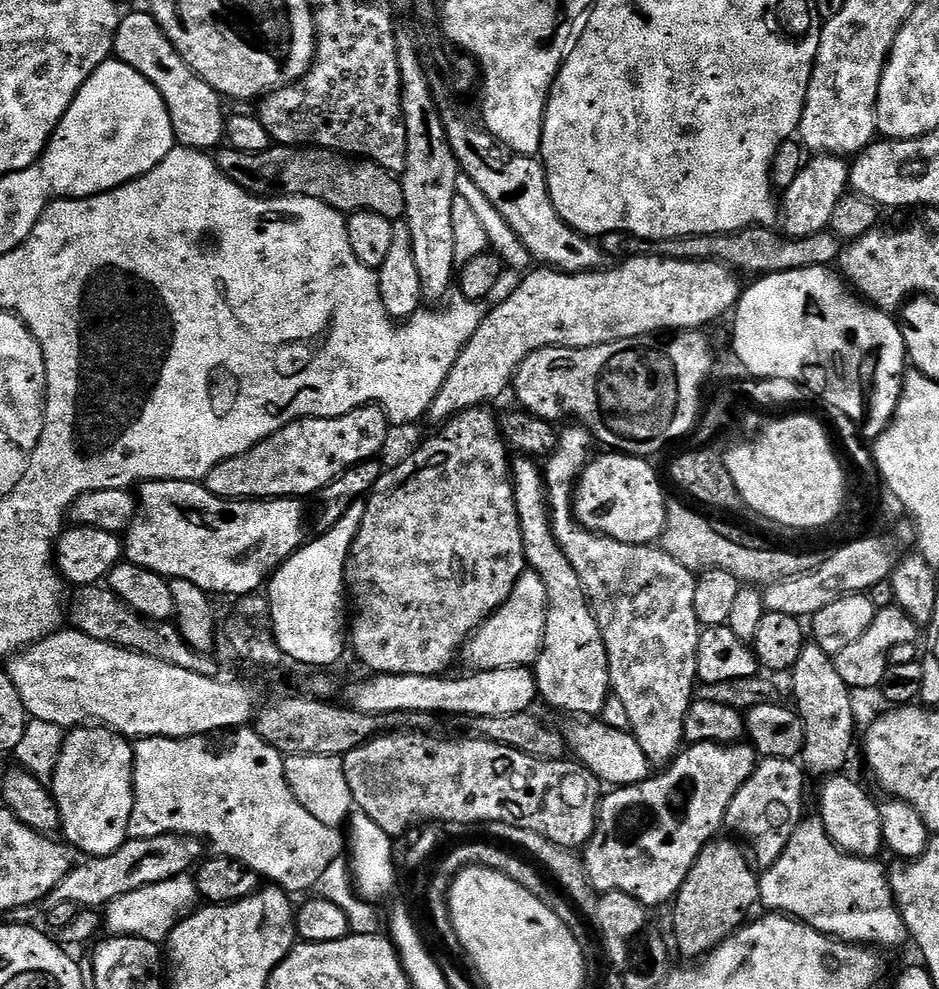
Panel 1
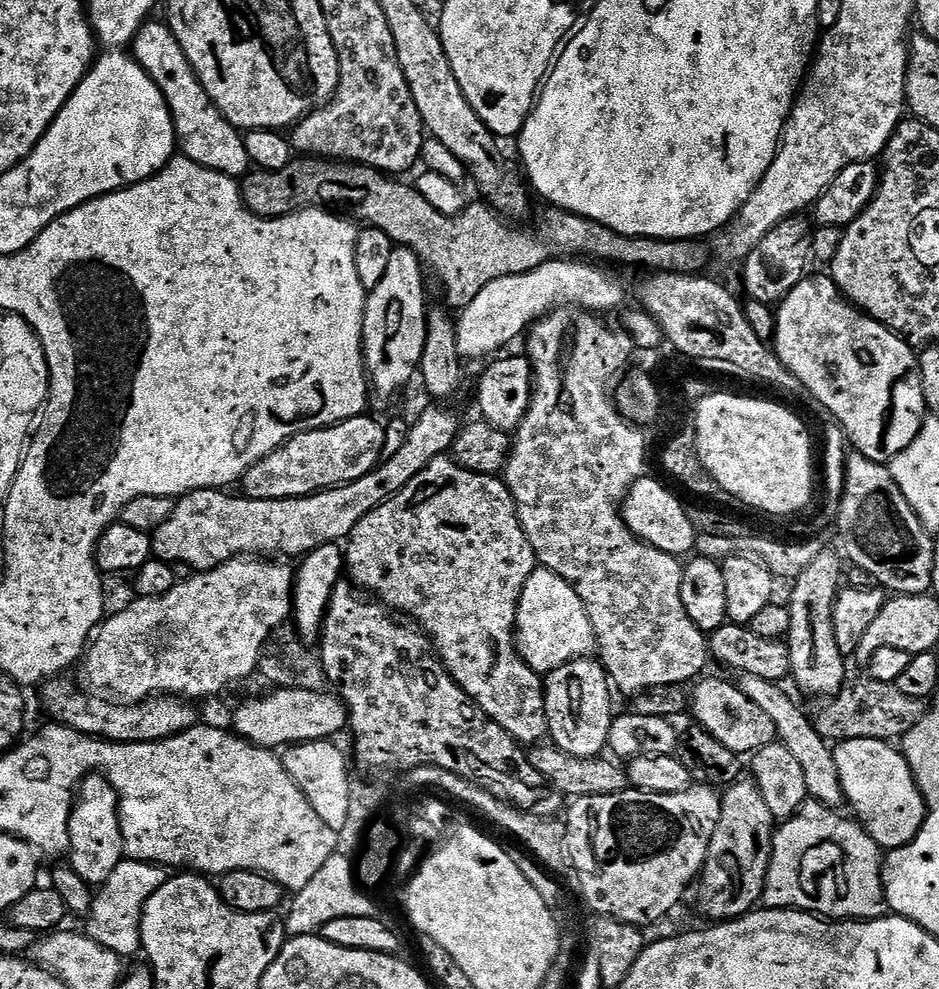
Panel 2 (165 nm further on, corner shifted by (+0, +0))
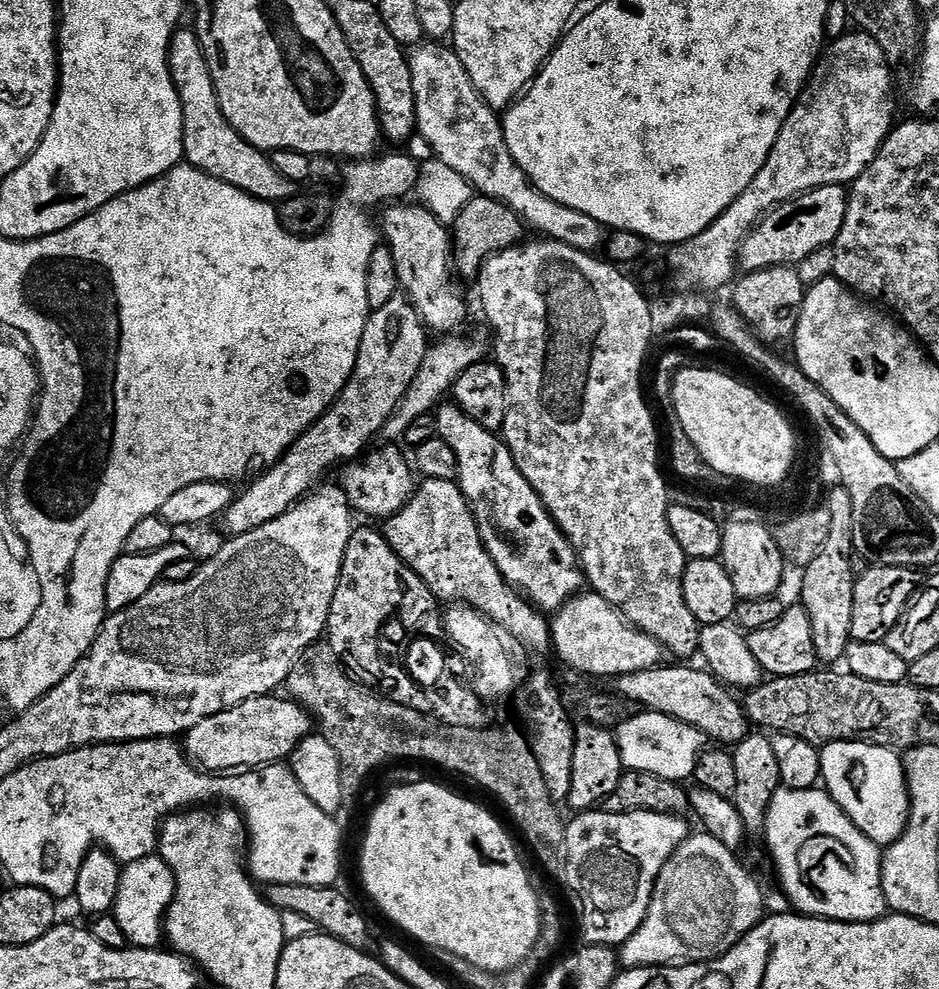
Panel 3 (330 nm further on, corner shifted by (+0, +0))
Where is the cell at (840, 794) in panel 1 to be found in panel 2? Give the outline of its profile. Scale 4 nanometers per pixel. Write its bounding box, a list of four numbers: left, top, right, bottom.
[738,675,845,810]

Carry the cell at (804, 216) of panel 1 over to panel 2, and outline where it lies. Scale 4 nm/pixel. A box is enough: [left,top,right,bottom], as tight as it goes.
[743,218,814,306]

